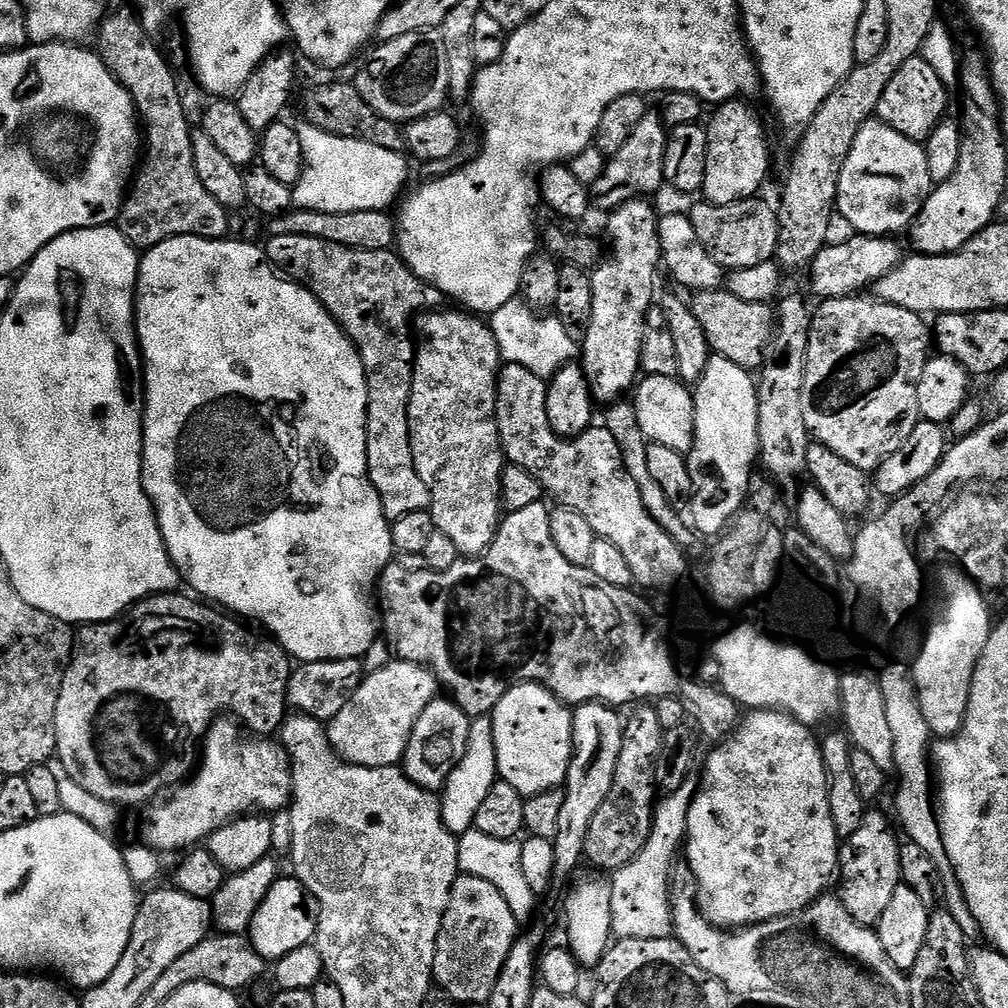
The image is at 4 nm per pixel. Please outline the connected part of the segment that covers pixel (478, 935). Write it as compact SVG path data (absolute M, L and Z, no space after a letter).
M463 874L457 876L450 894L448 911L442 918L442 926L436 939L434 962L432 963L432 978L435 987L444 991L449 998L456 1001L457 1005L487 1005L490 994L494 990L494 982L498 982L498 974L510 954L512 945L516 943L518 935L516 927L518 927L516 916L510 910L510 906L498 890L498 886L486 882L486 878Z

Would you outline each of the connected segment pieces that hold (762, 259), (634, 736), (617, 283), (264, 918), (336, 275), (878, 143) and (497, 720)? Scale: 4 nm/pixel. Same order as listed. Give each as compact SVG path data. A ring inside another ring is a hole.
M760 199L739 200L726 206L699 202L690 209L698 242L706 246L710 258L714 258L720 268L749 268L769 263L773 259L776 247L776 208Z
M642 704L634 711L636 712L629 720L627 717L624 724L622 750L619 751L610 794L607 795L606 801L598 808L594 818L591 819L584 842L585 859L588 862L591 861L596 867L606 870L604 872L616 871L631 862L641 852L642 846L649 840L649 834L652 832L652 817L655 815L657 799L656 788L658 792L658 781L656 778L657 758L660 756L664 745L665 731L661 726L655 707Z
M648 198L622 202L622 206L607 213L612 253L609 256L607 253L590 272L592 318L586 331L592 340L612 340L612 345L600 356L596 373L590 376L592 395L597 401L619 401L623 392L633 391L642 372L642 349L646 343L644 319L648 307L651 309L654 304L658 287L656 267L659 269L662 264L660 216L652 209L652 202Z
M277 878L274 886L270 886L270 894L262 898L262 906L254 910L254 918L246 933L248 940L258 950L265 962L275 962L290 950L298 950L298 946L306 946L316 939L316 927L320 917L318 902L295 878Z
M302 234L273 236L267 242L269 264L287 279L295 280L297 284L313 292L318 302L322 302L326 311L345 330L404 328L408 319L410 324L428 300L424 293L424 281L409 270L395 251L354 250L326 242L322 238L306 238Z
M873 118L858 130L840 170L835 211L861 236L891 237L909 227L922 210L934 185L926 167L924 144L898 134Z
M514 684L490 713L496 770L522 797L563 789L572 761L572 712L541 684Z

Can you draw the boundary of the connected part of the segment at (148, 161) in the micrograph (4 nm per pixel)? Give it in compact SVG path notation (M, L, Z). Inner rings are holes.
M132 10L114 12L101 20L94 48L113 78L132 95L142 125L142 159L120 206L119 230L137 250L158 246L170 236L225 239L229 235L230 212L202 186L194 170L192 132L176 80L139 15Z

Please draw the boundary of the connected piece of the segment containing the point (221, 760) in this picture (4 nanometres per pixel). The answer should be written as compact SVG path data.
M235 719L215 720L208 735L203 737L202 759L191 779L160 802L165 804L157 803L152 806L157 808L147 809L143 840L147 847L160 854L179 848L188 850L207 841L223 824L238 816L283 812L291 805L292 761L288 759L287 748L275 739L240 736L240 732L241 725Z

